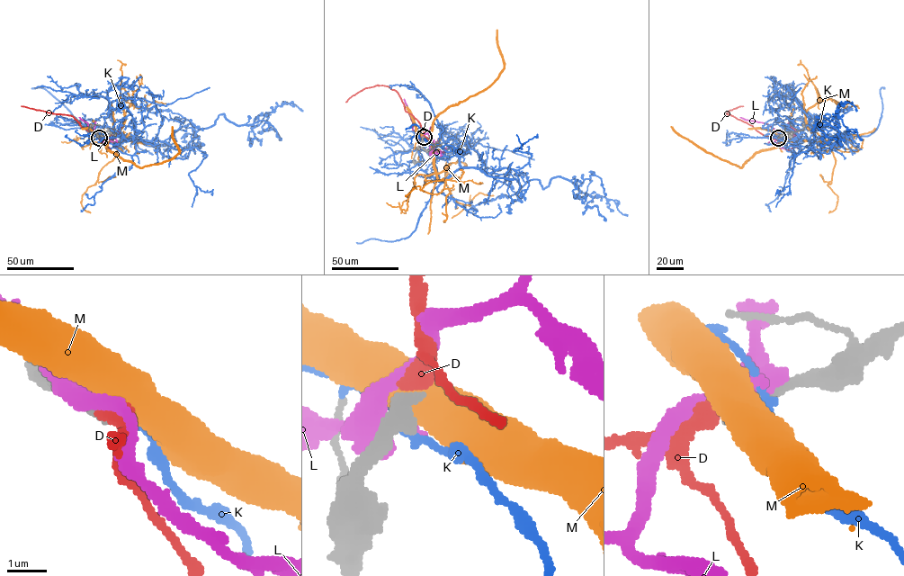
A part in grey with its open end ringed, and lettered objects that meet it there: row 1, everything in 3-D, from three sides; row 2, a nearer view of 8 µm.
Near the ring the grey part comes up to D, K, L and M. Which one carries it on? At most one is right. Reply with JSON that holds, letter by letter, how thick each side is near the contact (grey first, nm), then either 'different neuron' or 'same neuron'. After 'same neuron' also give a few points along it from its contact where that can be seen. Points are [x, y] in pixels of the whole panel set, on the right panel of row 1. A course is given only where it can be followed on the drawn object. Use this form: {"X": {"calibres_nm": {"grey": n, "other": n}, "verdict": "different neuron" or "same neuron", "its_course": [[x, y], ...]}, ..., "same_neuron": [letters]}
{"D": {"calibres_nm": {"grey": 440, "other": 500}, "verdict": "same neuron", "its_course": [[777, 138], [763, 135], [752, 125], [727, 113], [743, 106]]}, "K": {"calibres_nm": {"grey": 550, "other": 170}, "verdict": "different neuron"}, "L": {"calibres_nm": {"grey": 400, "other": 550}, "verdict": "different neuron"}, "M": {"calibres_nm": {"grey": 550, "other": 750}, "verdict": "different neuron"}, "same_neuron": ["D"]}

